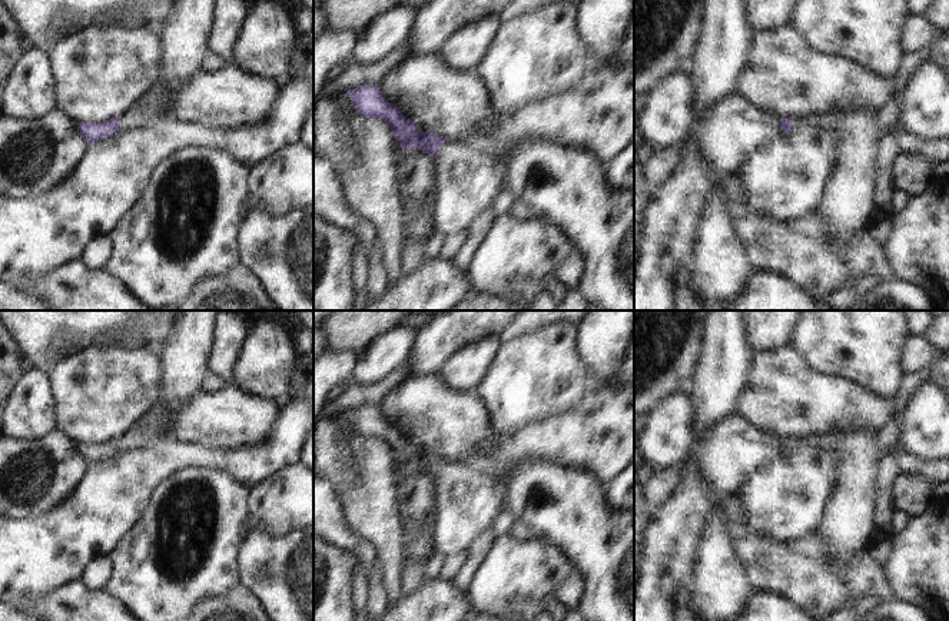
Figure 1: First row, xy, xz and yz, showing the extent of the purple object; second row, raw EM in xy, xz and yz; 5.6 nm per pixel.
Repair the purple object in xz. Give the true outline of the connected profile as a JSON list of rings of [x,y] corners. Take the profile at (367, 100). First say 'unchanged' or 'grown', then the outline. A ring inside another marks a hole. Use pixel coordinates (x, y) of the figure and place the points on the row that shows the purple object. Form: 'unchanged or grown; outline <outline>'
grown; outline [[[361,84],[346,93],[362,117],[378,117],[389,126],[401,149],[421,147],[437,157],[435,200],[431,212],[434,232],[424,252],[424,262],[438,258],[447,235],[467,229],[494,203],[504,189],[505,165],[497,156],[467,143],[448,143],[431,130],[421,132],[415,122],[382,97],[378,86]]]

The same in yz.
grown; outline [[[863,104],[803,117],[780,117],[780,132],[814,126],[833,129],[840,136],[839,163],[819,209],[829,238],[860,233],[876,220],[877,135],[889,127],[893,119],[895,116],[883,109],[869,109]]]

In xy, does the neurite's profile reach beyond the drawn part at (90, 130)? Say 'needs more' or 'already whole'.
needs more

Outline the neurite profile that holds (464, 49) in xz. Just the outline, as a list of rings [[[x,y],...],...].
[[[495,16],[477,20],[455,31],[437,52],[457,72],[474,72],[492,41],[500,21]]]

